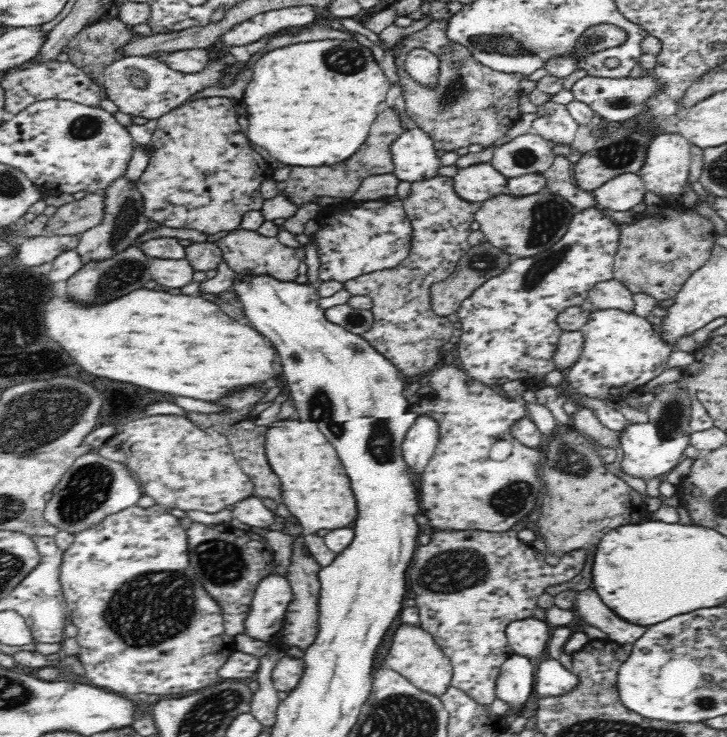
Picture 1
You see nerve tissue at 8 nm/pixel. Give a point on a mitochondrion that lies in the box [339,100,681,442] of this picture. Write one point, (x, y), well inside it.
(547, 217)

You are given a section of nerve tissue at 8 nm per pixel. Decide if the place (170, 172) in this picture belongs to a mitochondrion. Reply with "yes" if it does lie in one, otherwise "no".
no

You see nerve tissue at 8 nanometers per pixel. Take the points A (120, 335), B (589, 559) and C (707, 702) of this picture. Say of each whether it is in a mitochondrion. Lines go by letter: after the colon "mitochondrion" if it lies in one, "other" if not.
A: other
B: other
C: mitochondrion

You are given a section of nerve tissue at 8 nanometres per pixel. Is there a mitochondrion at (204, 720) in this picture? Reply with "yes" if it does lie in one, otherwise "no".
yes

